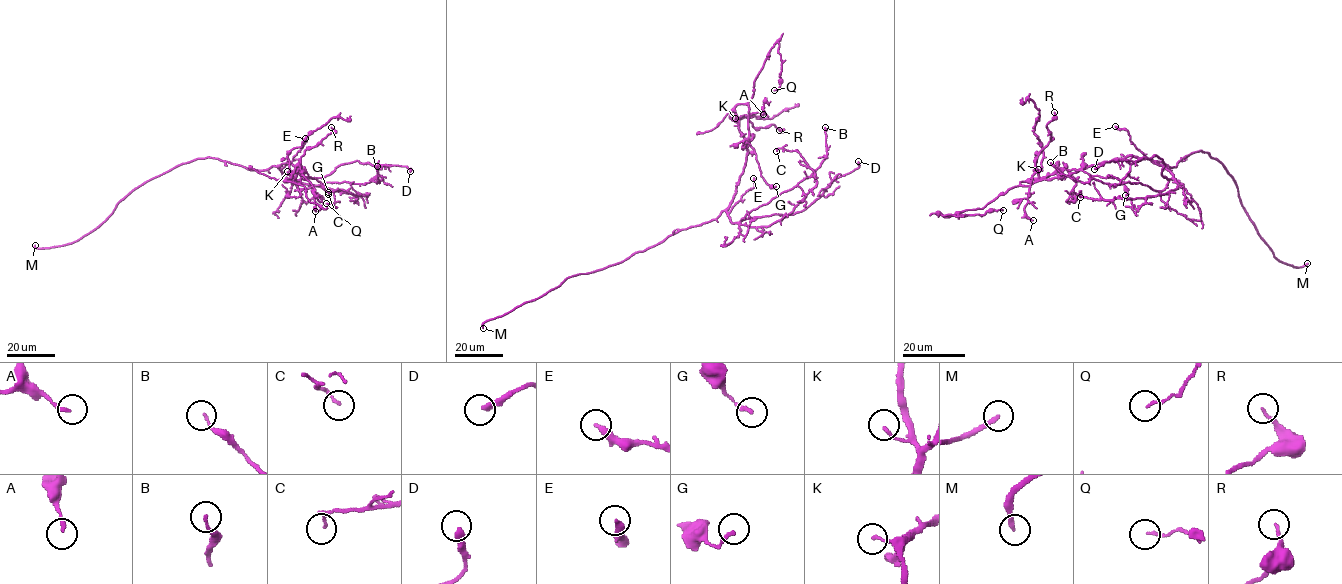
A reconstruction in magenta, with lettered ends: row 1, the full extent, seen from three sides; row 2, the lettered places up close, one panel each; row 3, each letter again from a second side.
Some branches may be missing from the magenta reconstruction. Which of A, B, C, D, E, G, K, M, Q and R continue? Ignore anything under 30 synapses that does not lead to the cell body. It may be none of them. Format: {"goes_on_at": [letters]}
{"goes_on_at": ["M"]}

